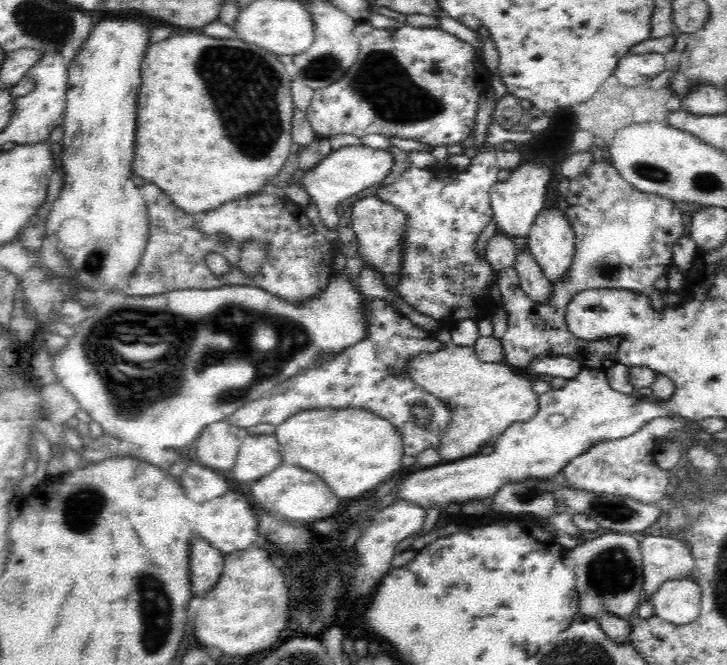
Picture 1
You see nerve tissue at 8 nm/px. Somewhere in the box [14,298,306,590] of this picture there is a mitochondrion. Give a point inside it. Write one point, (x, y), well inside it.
(82, 508)

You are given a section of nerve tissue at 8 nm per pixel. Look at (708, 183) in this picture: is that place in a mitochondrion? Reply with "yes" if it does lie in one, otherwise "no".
yes

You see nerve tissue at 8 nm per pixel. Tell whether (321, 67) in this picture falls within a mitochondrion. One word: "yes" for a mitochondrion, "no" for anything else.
yes

